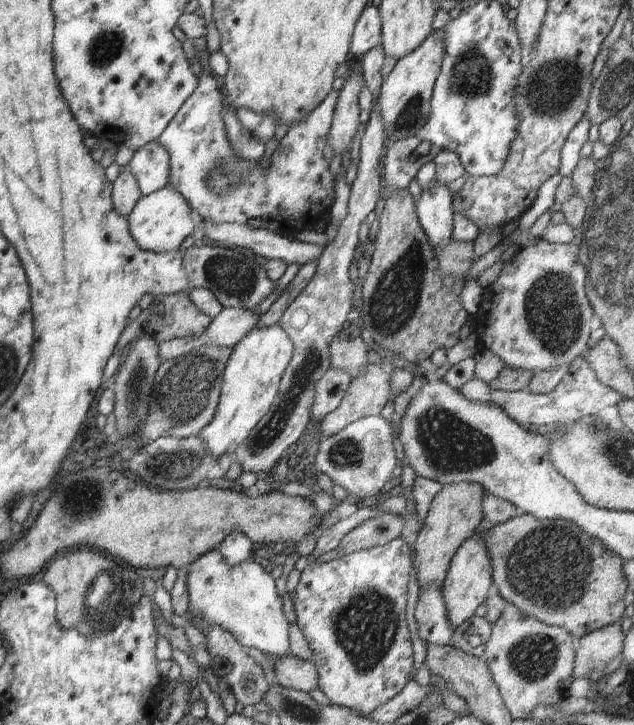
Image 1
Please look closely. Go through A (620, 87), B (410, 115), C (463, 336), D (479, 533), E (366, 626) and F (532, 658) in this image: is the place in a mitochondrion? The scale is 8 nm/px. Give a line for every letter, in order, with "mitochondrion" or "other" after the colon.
A: mitochondrion
B: mitochondrion
C: other
D: other
E: mitochondrion
F: mitochondrion

